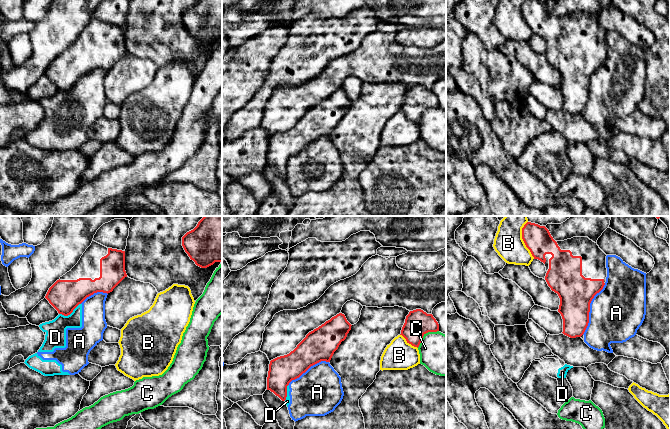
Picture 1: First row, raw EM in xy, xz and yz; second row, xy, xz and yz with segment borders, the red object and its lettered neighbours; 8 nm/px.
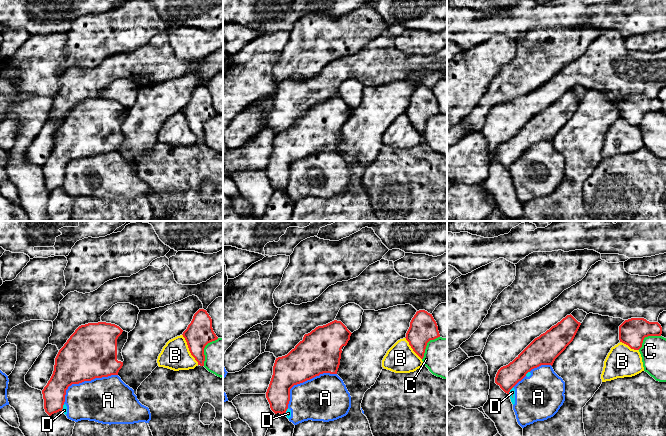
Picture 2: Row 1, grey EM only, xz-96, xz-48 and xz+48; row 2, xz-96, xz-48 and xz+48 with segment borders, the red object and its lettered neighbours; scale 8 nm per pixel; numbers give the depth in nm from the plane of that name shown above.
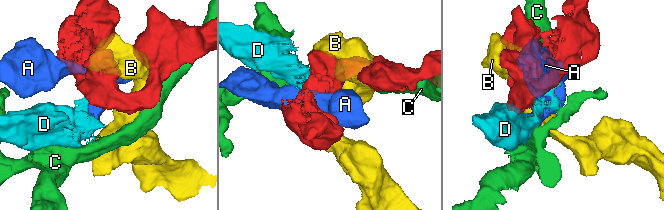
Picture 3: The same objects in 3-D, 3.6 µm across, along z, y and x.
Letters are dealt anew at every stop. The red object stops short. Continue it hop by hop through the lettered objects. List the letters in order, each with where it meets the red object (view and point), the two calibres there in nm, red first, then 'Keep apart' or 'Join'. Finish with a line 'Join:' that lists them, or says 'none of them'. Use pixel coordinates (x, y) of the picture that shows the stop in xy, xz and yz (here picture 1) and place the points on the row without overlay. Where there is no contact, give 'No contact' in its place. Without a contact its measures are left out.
A: Touches red at yz (589, 85). Thickness 280 nm (red) against 440 nm. Keep apart
B: Touches red at yz (523, 16). Thickness 220 nm (red) against 240 nm. Keep apart
C: Touches red at xz (425, 109). Thickness 200 nm (red) against 340 nm. Keep apart
D: Touches red at xy (69, 90). Thickness 260 nm (red) against 170 nm. Keep apart
Join: none of them

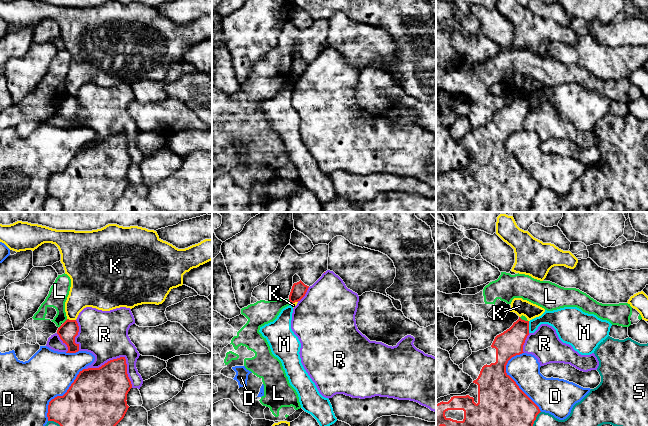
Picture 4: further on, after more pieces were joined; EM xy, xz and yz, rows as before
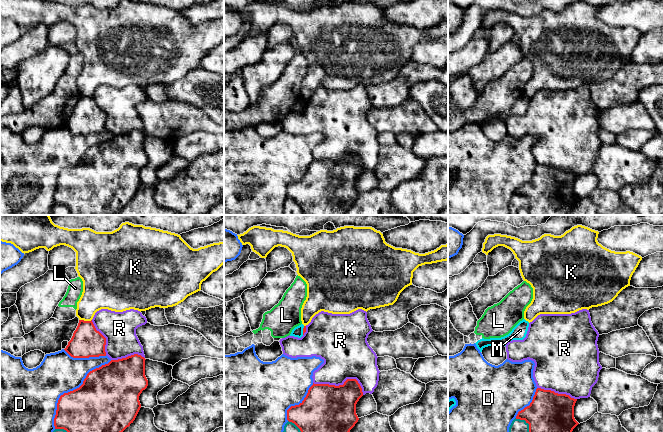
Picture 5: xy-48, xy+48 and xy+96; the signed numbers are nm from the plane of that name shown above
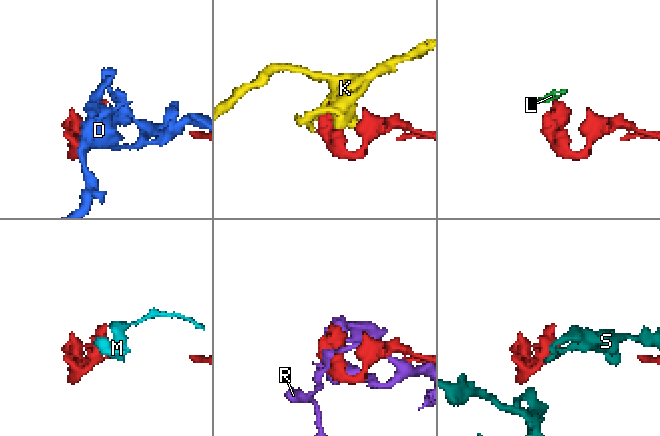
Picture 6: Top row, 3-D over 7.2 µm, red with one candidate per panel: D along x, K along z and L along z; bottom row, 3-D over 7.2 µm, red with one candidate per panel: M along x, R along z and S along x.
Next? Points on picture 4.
D: Touches red at yz (515, 158). Thickness 440 nm (red) against 240 nm. Keep apart
K: Touches red at xy (71, 96). Thickness 150 nm (red) against 240 nm. Keep apart
L: Touches red at xz (290, 78). Thickness 120 nm (red) against 200 nm. Keep apart
M: Touches red at yz (528, 103). Thickness 220 nm (red) against 160 nm. Keep apart
R: Touches red at xy (119, 134). Thickness 340 nm (red) against 360 nm. Keep apart
S: Touches red at yz (533, 199). Thickness 480 nm (red) against 300 nm. Keep apart
Join: none of them

